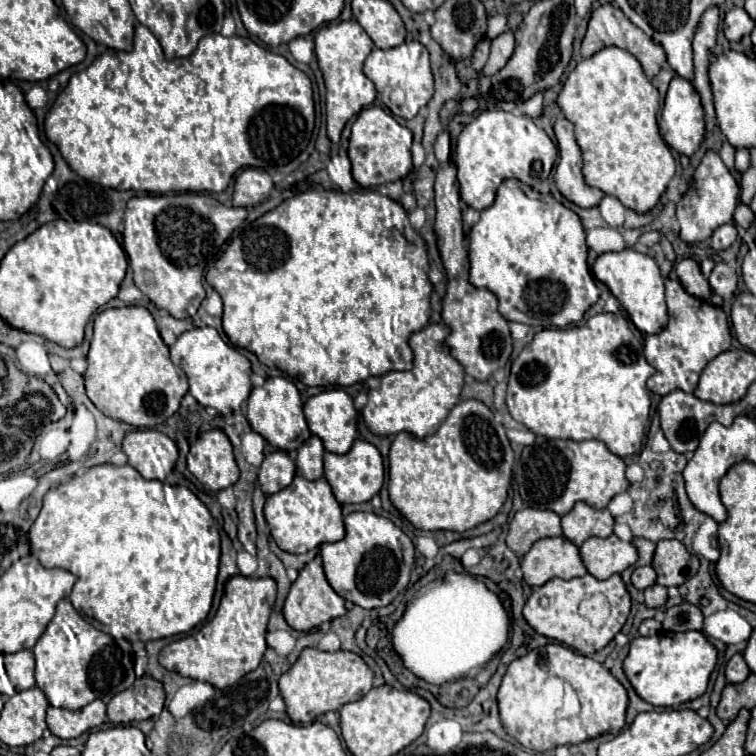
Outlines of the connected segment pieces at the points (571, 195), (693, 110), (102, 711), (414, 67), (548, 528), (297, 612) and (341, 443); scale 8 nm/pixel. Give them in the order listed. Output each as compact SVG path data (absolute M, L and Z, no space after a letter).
M560 117L554 125L554 133L560 149L560 159L554 175L558 191L578 207L596 207L602 201L604 193L584 183L582 153L574 139L574 125L568 119Z
M674 77L670 81L664 109L664 141L676 149L680 155L692 155L700 147L706 135L704 111L700 105L700 95L694 91L690 81Z
M96 699L90 705L78 709L78 711L68 711L68 709L56 709L48 707L46 711L46 723L52 735L60 739L74 739L80 737L84 731L100 727L106 721L106 705Z
M410 41L392 49L372 49L372 53L364 61L364 75L374 83L380 101L392 111L394 117L412 119L420 107L430 101L434 93L434 77L430 71L428 51L422 43Z
M528 507L528 509L520 509L514 515L506 543L518 557L522 557L526 555L526 551L530 551L530 547L538 539L560 537L560 535L562 535L560 515L548 509Z
M316 555L310 563L304 565L304 569L300 569L298 579L292 583L290 593L286 597L286 603L284 603L284 619L292 629L306 633L324 621L332 621L336 617L342 617L344 613L346 613L344 599L326 581L324 569L322 569L322 557Z
M330 389L330 391L322 391L314 397L310 397L304 403L304 417L306 417L306 423L308 423L310 431L322 439L326 451L332 451L332 453L350 451L350 447L356 439L358 413L354 409L352 399L348 397L348 393L344 389Z

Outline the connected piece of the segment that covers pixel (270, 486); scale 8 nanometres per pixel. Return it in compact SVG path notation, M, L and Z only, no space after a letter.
M274 451L262 461L258 469L258 483L266 495L272 495L288 487L294 479L294 473L294 461L284 451Z

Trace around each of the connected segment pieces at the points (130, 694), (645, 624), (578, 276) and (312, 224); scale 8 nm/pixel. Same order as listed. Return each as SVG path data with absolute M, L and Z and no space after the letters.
M144 675L108 703L108 719L112 723L130 723L158 717L164 707L164 687L160 681Z
M646 619L646 621L642 621L642 625L640 625L640 635L642 637L650 637L650 635L656 635L656 633L660 633L660 629L662 629L662 623L660 621L656 621L656 619Z
M504 179L496 191L496 201L480 213L480 221L472 225L468 235L470 283L490 289L500 301L500 313L506 321L518 321L540 327L566 327L584 317L601 291L586 263L586 233L580 217L554 201L552 195L540 195L518 179Z
M304 191L296 193L294 197L282 201L276 209L264 213L246 229L230 241L226 251L220 255L220 259L210 267L206 273L206 281L220 293L224 301L224 315L222 315L222 327L226 337L232 345L252 351L260 363L268 367L276 367L290 377L302 377L304 385L312 387L348 387L354 383L360 383L368 379L370 375L386 375L390 371L406 371L412 367L412 349L408 345L408 339L414 331L420 331L426 327L430 317L430 293L432 283L426 275L428 271L428 253L424 239L410 227L408 213L404 207L396 201L392 201L386 195L380 195L378 191L368 193L344 193L344 191Z

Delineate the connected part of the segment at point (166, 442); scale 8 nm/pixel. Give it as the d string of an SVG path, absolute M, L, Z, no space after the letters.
M136 429L124 437L128 463L144 477L164 481L178 459L176 443L154 429Z

